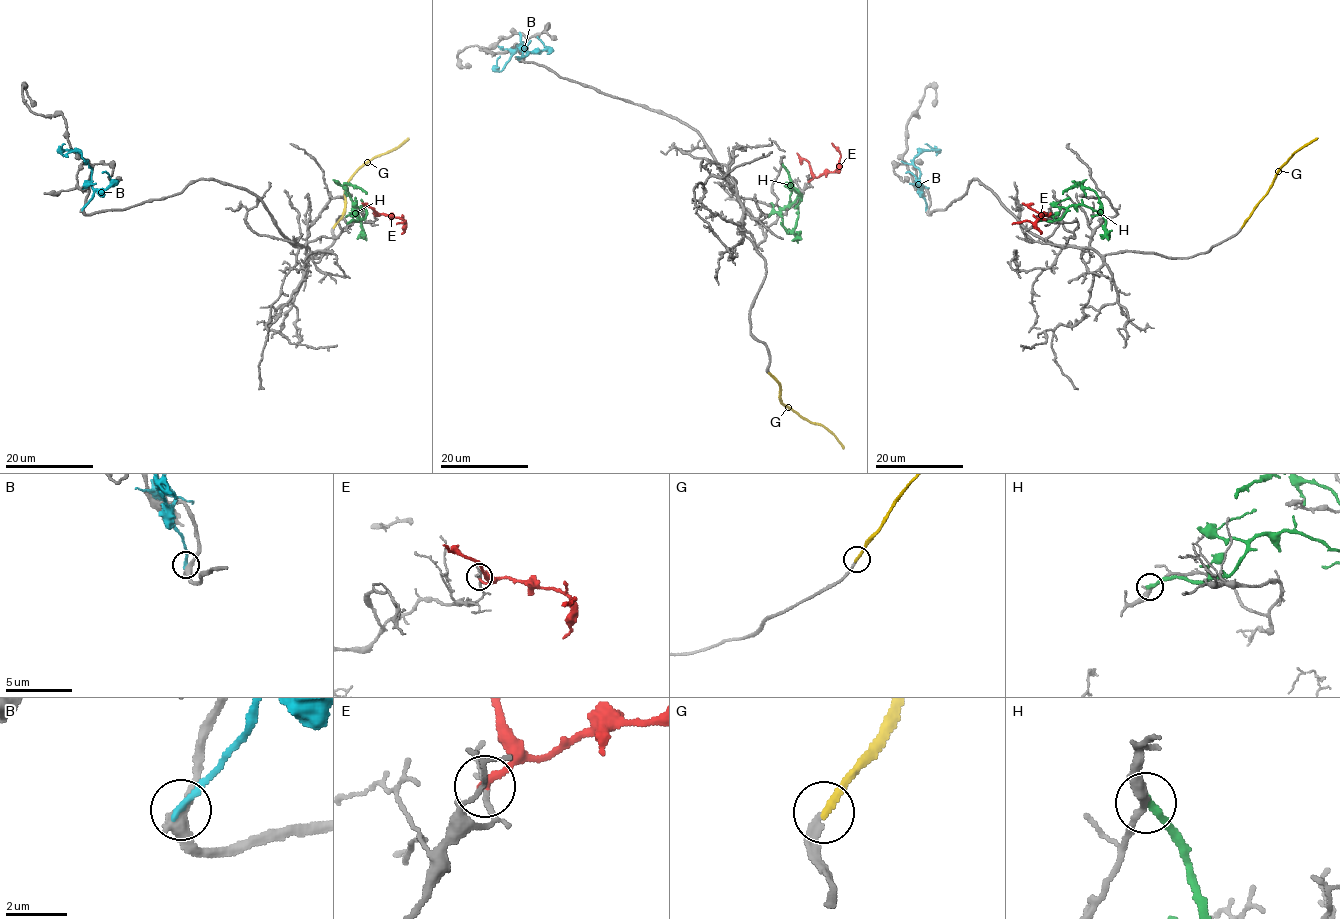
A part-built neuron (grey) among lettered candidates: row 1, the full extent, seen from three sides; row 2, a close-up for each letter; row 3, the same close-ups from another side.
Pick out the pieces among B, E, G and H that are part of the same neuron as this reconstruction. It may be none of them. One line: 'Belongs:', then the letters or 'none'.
Belongs: G

